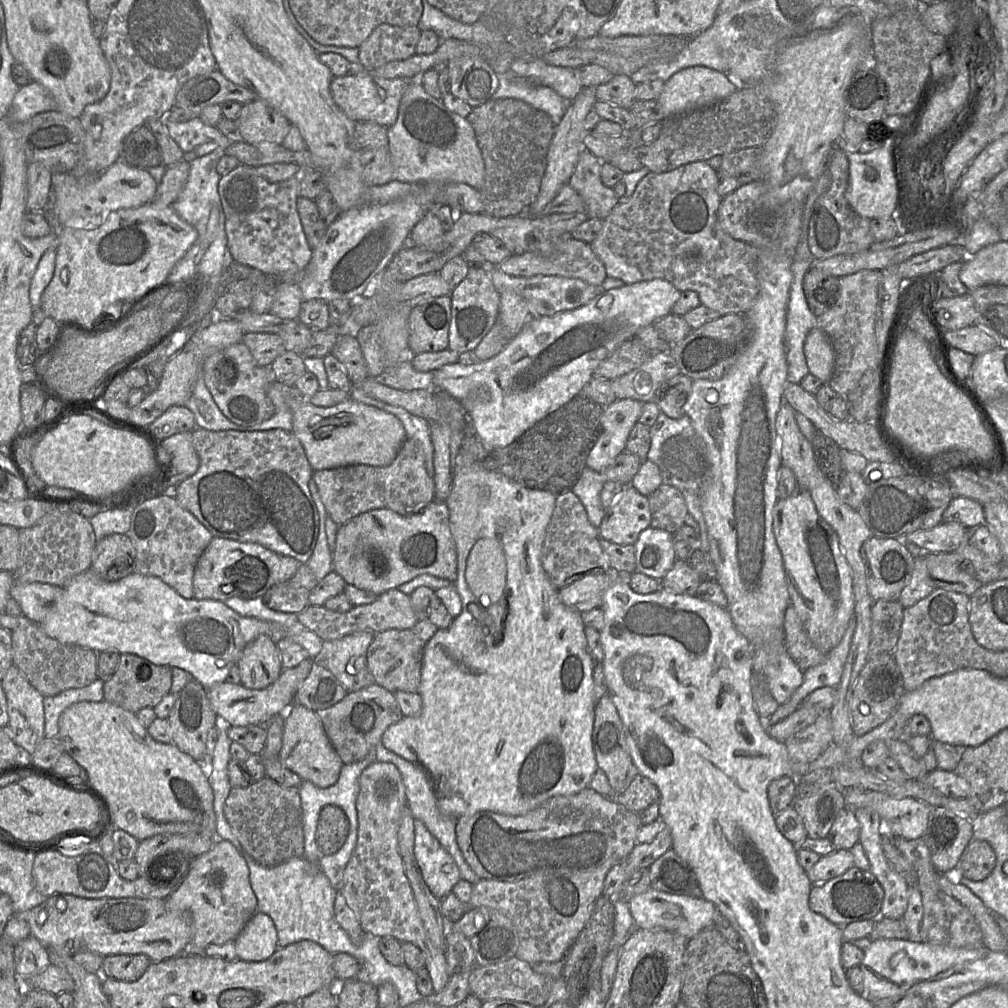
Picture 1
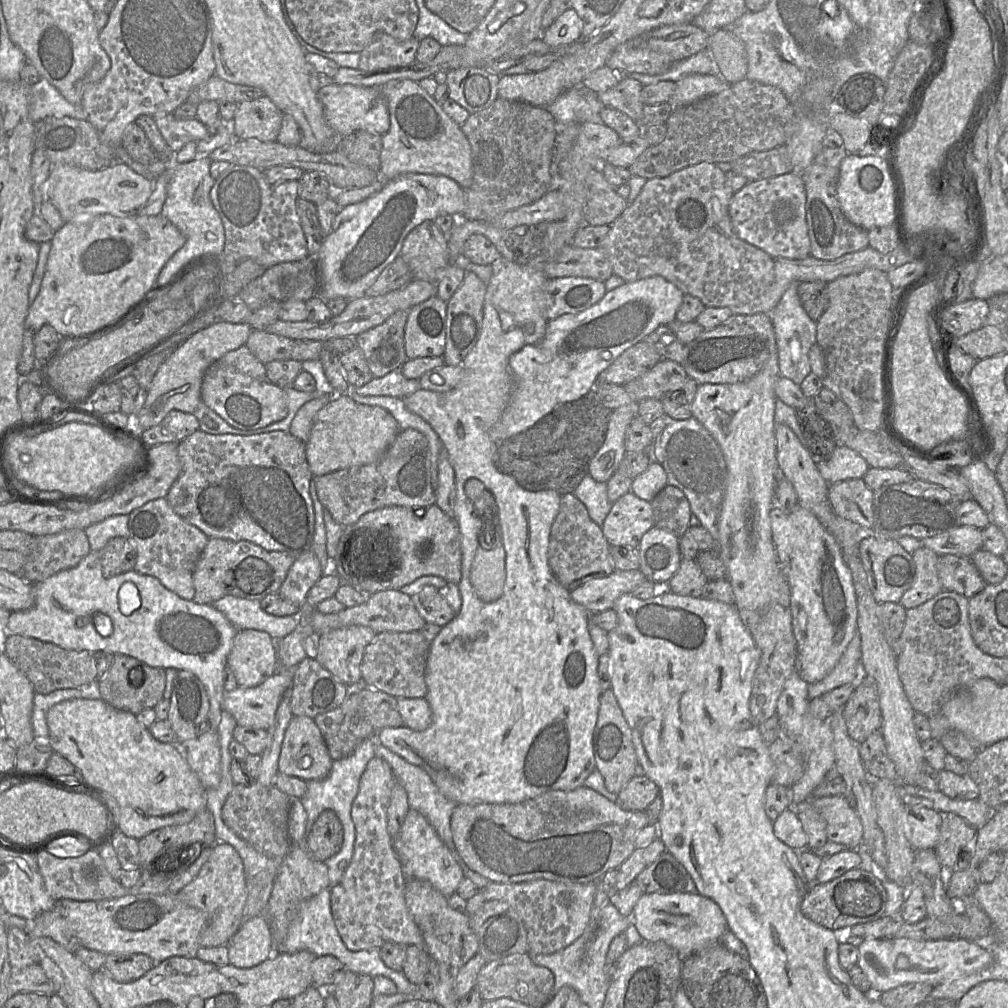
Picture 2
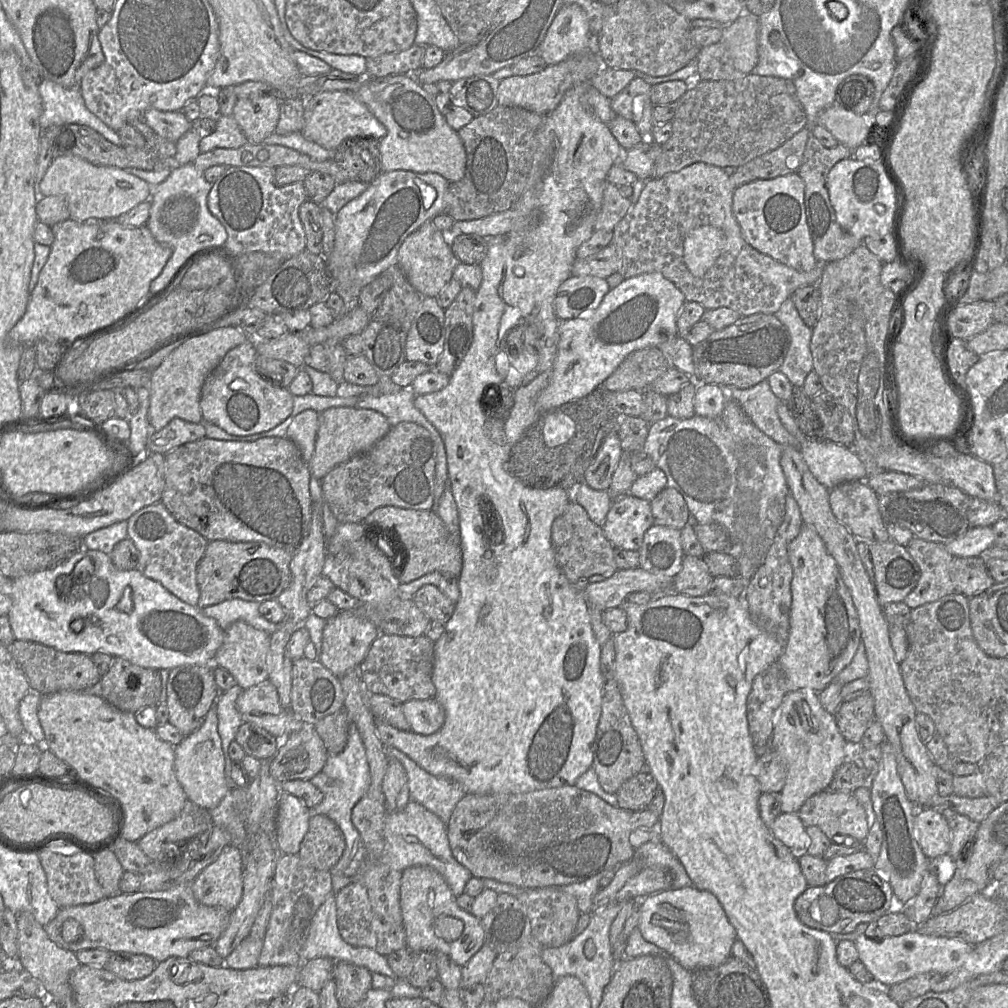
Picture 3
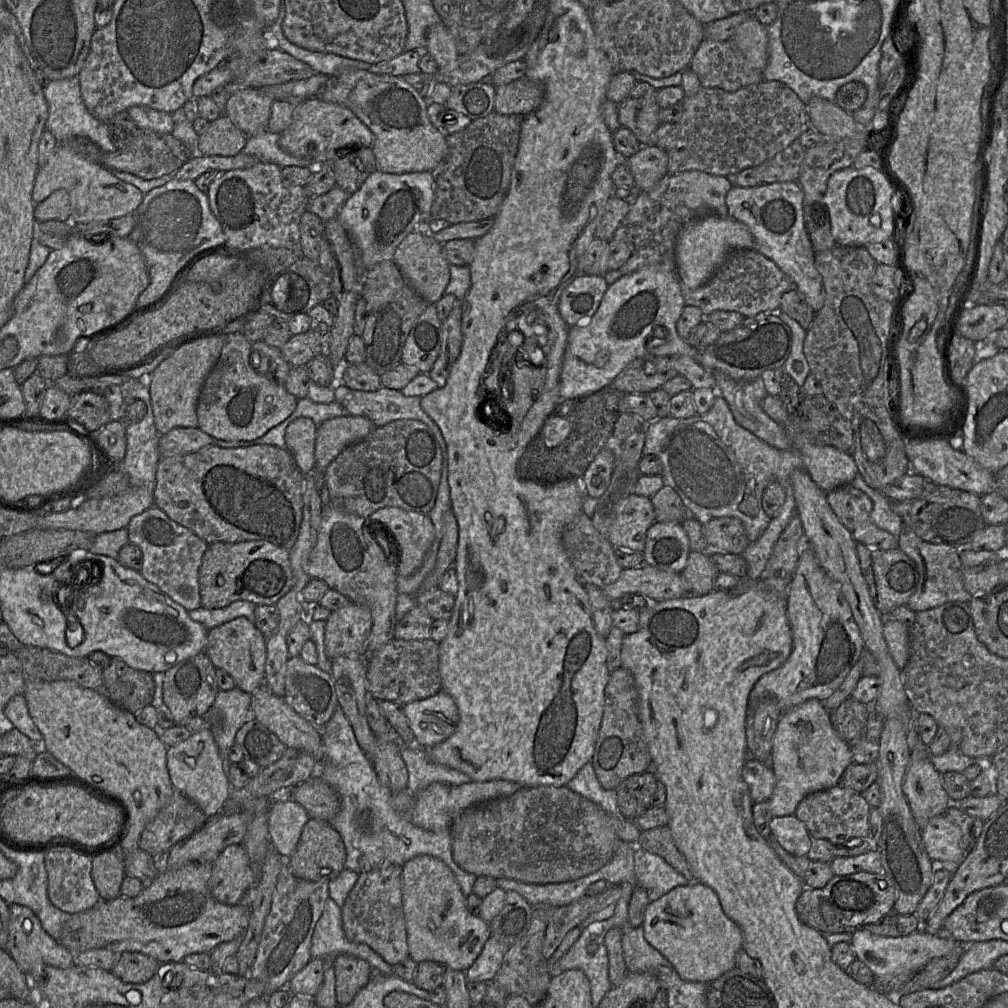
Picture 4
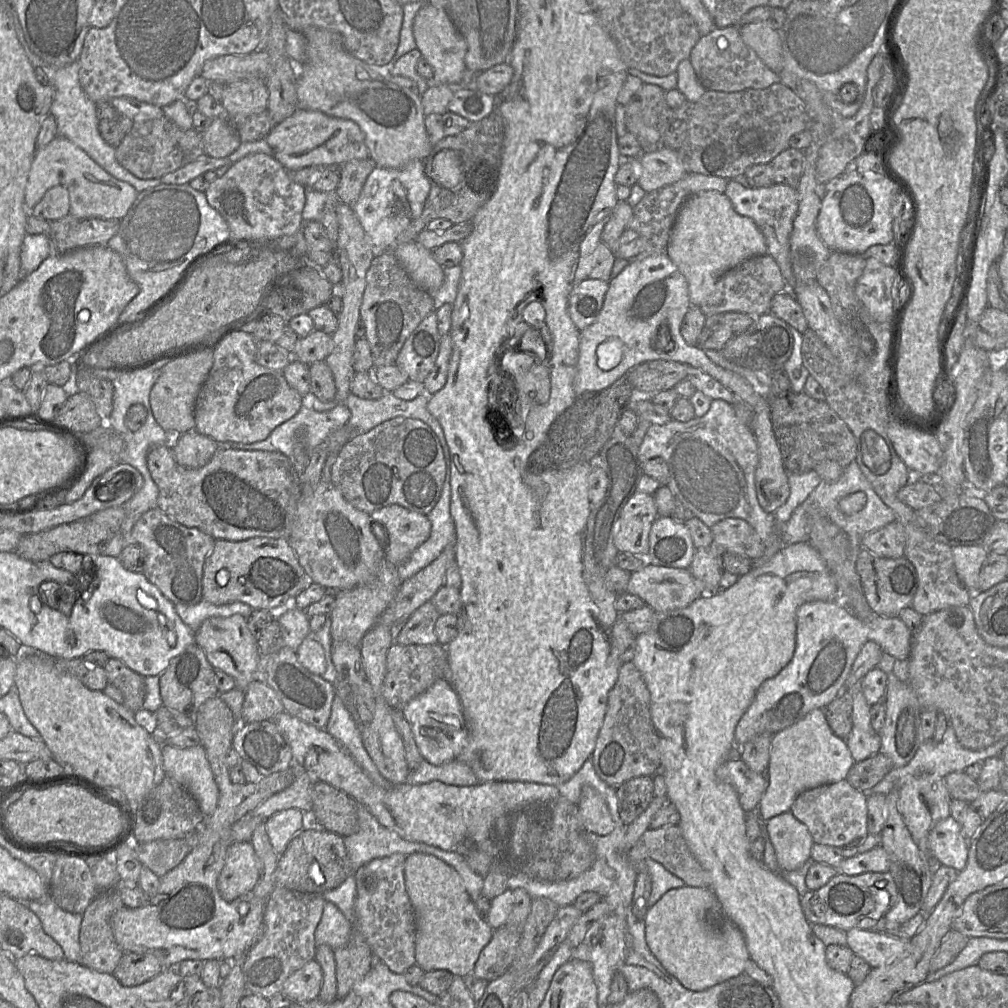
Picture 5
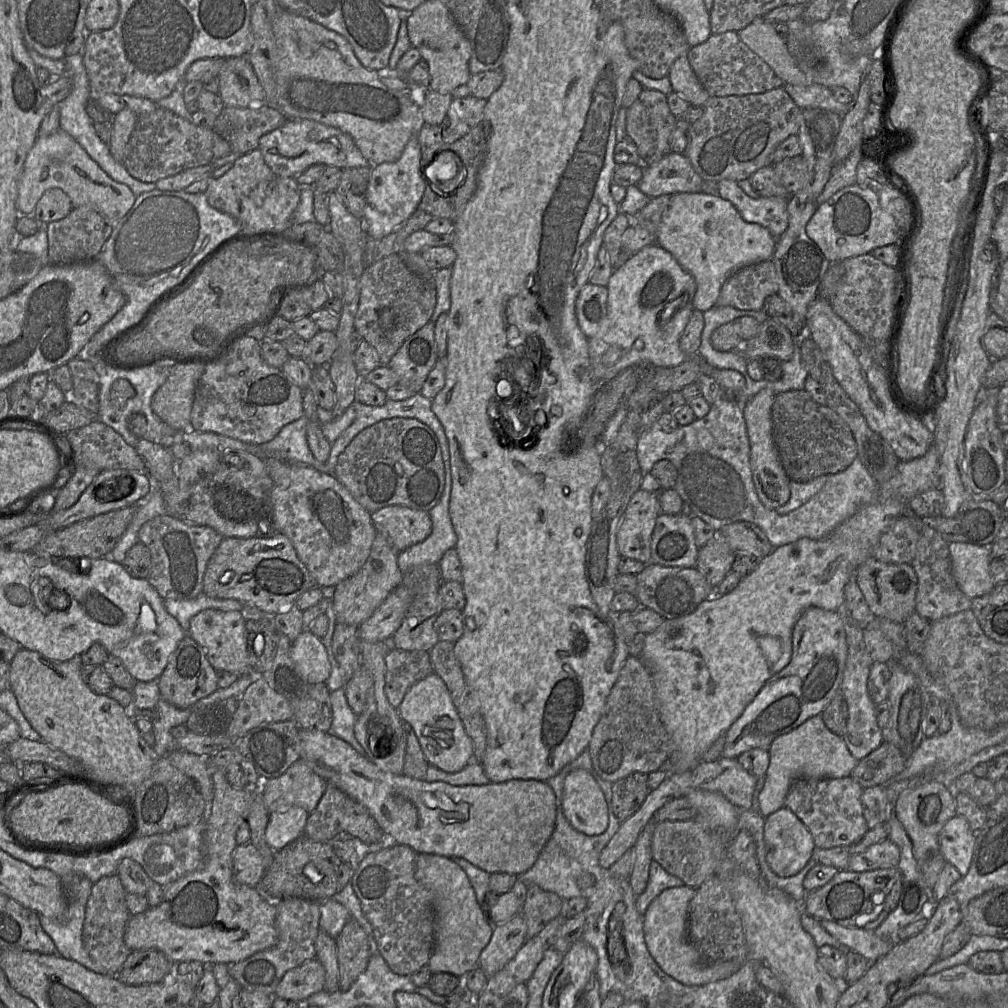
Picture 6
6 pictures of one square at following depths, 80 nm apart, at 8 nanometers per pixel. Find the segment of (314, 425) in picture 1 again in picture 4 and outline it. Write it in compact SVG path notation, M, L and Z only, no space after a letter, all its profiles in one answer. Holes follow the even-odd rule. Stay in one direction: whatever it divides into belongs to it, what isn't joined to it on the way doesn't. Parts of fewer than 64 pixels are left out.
M341 416L323 422L316 432L313 471L325 471L344 448L364 439L374 429L374 424L361 416Z

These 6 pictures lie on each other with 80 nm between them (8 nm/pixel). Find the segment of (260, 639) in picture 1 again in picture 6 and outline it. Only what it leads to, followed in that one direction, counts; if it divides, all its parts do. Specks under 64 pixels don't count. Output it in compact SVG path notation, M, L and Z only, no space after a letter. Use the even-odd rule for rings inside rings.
M205 609L190 619L188 635L205 650L208 661L216 671L228 671L240 676L252 671L245 621L240 611Z

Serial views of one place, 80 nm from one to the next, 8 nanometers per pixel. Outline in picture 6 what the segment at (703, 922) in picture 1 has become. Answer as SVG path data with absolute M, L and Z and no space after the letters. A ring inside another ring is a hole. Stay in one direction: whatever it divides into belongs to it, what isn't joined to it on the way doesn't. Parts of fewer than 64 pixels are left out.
M684 885L664 890L649 905L644 915L644 939L649 953L660 968L678 982L687 986L700 986L730 977L743 965L734 961L706 964L687 936L690 901L695 888Z

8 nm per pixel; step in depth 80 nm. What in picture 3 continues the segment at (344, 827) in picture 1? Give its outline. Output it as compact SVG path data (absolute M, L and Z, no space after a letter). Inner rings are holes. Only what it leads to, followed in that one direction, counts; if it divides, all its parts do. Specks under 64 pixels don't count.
M326 815L309 820L298 856L303 865L320 871L331 871L345 849L345 838L339 826Z

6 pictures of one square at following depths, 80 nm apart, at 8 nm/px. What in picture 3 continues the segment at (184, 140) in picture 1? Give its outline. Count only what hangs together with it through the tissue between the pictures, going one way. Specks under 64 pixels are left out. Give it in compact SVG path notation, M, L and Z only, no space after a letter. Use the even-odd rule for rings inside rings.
M149 109L143 112L143 116L156 135L174 143L193 125L181 111Z

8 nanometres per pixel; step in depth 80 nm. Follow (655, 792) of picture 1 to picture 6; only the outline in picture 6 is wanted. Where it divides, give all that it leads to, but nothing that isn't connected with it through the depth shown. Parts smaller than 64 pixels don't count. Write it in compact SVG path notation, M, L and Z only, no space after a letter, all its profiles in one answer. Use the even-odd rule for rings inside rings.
M635 772L612 784L613 811L620 823L635 814L651 792L648 774Z

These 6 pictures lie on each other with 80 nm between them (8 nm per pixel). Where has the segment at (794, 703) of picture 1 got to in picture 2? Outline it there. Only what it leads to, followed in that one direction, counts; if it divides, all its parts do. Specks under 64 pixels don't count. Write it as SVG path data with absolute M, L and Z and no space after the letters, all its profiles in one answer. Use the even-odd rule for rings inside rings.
M857 630L835 668L822 680L808 685L810 701L848 683L856 683L863 672L860 633Z

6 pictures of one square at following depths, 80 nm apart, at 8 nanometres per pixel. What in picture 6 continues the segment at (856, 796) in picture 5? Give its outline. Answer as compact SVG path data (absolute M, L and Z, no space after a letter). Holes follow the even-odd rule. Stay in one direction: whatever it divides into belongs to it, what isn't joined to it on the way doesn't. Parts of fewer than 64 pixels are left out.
M851 777L798 778L790 785L784 806L807 827L816 847L848 847L858 843L869 830L863 816L863 790Z

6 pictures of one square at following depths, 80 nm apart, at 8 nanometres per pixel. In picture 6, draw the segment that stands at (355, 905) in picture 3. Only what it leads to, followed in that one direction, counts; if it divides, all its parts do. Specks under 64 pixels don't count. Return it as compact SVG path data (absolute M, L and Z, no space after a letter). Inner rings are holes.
M400 844L365 854L350 881L371 925L377 952L394 973L404 976L427 966L434 945L433 897L415 877L417 854Z

